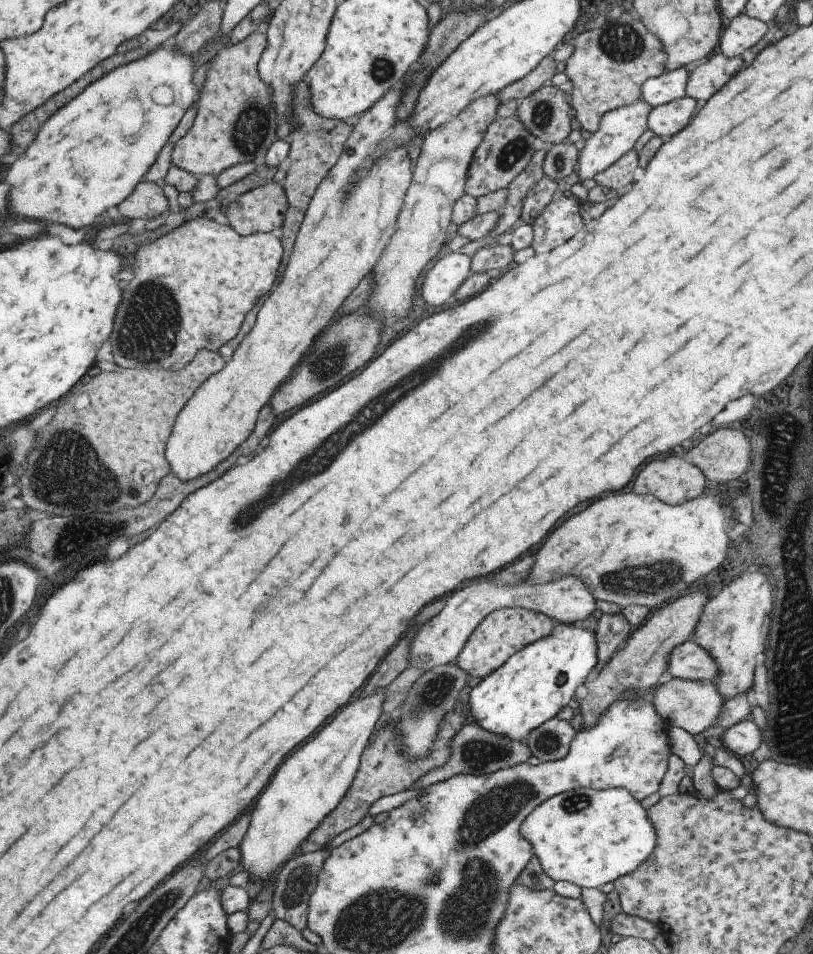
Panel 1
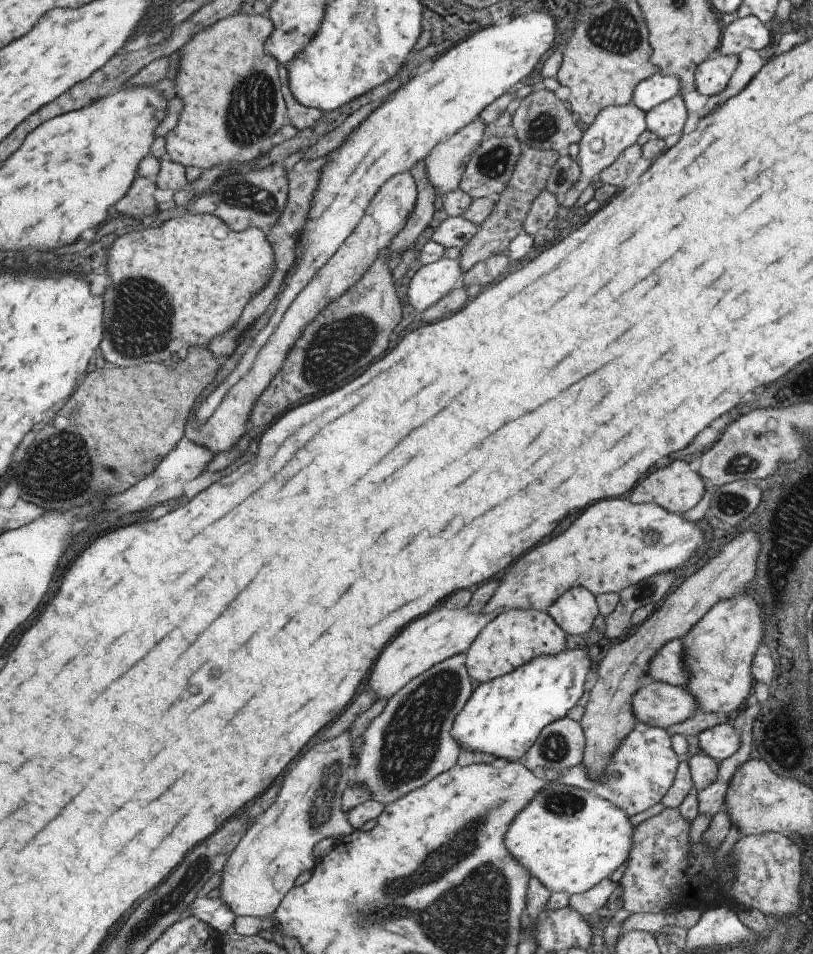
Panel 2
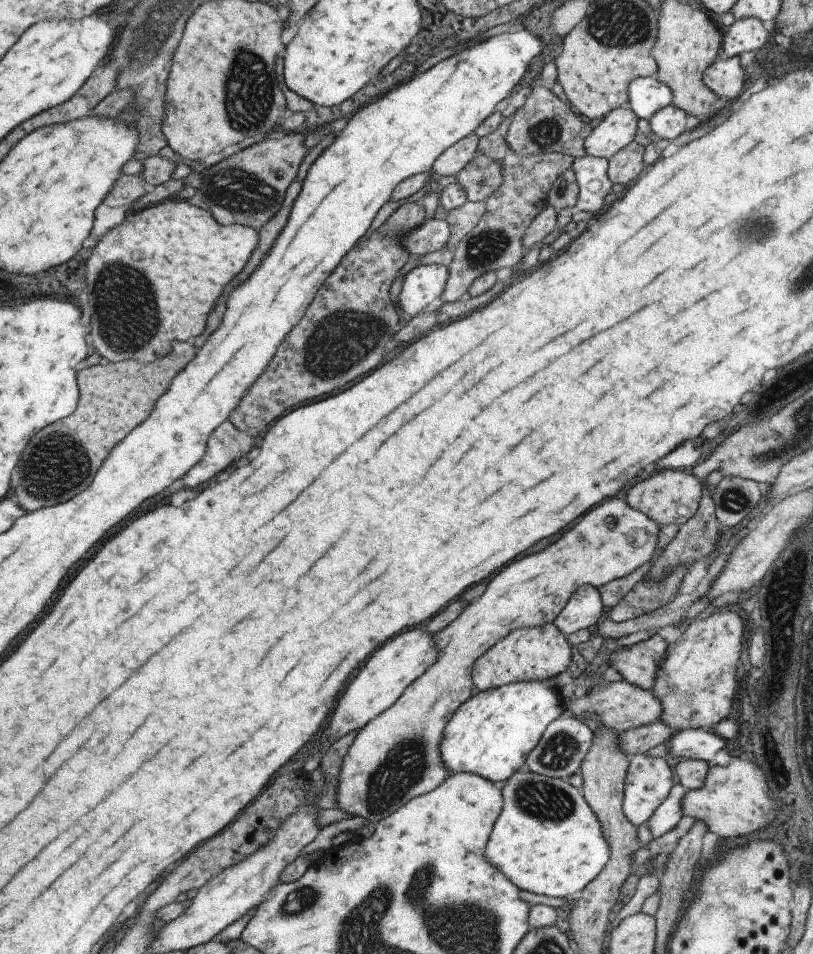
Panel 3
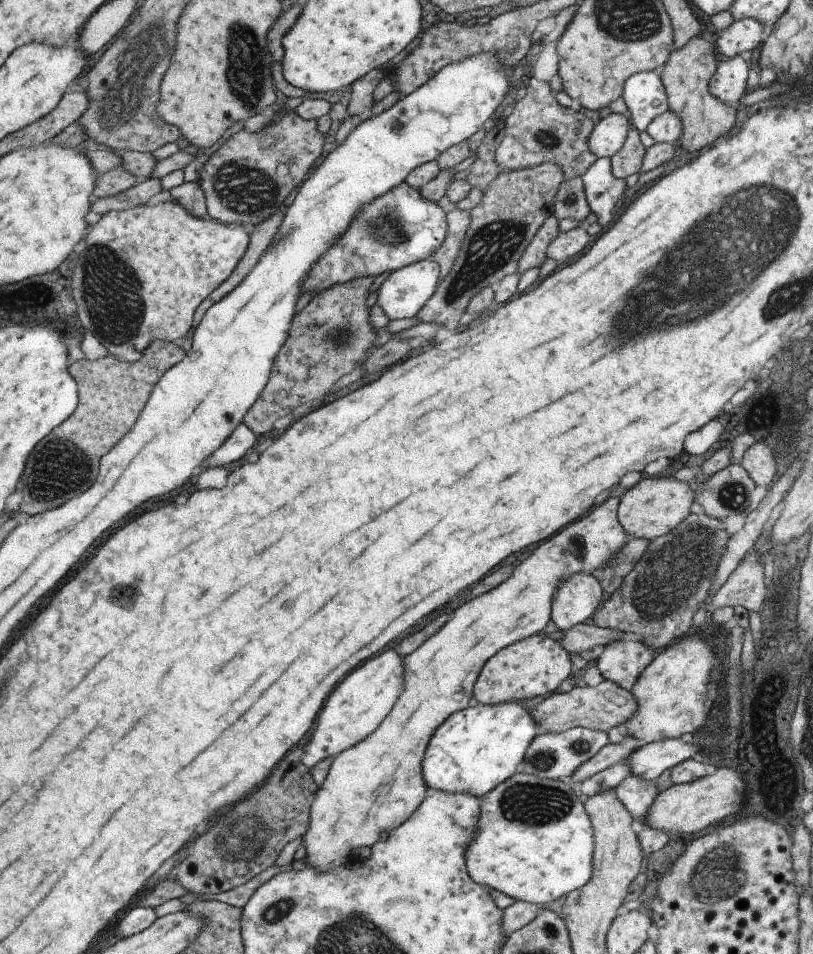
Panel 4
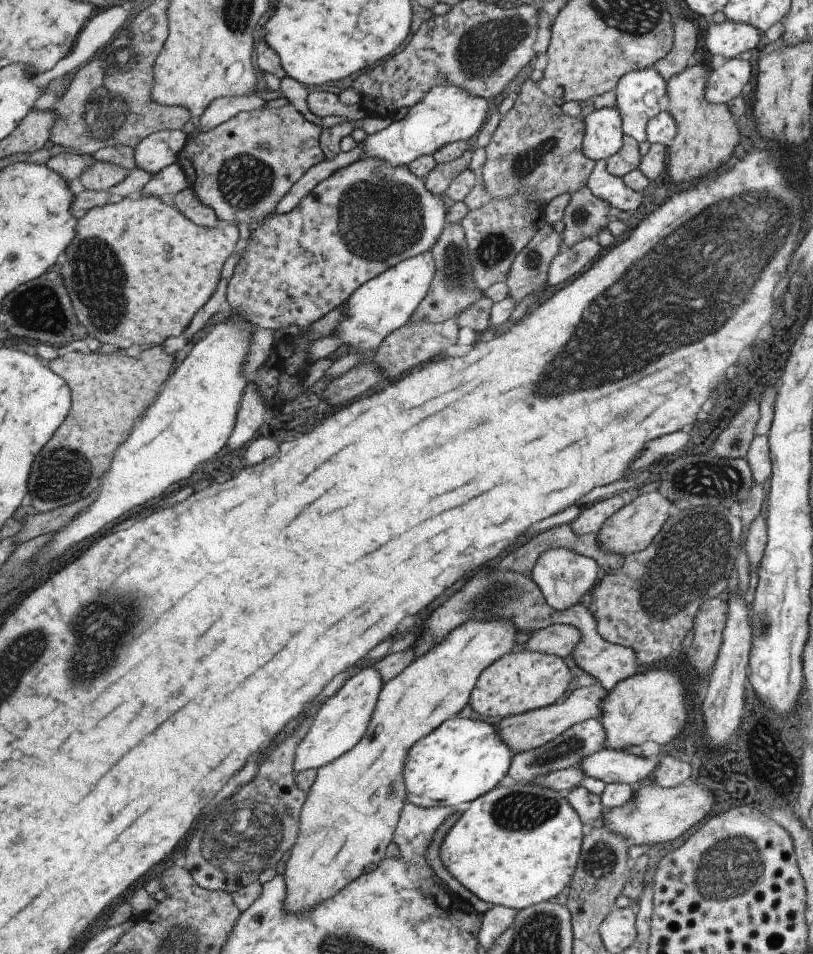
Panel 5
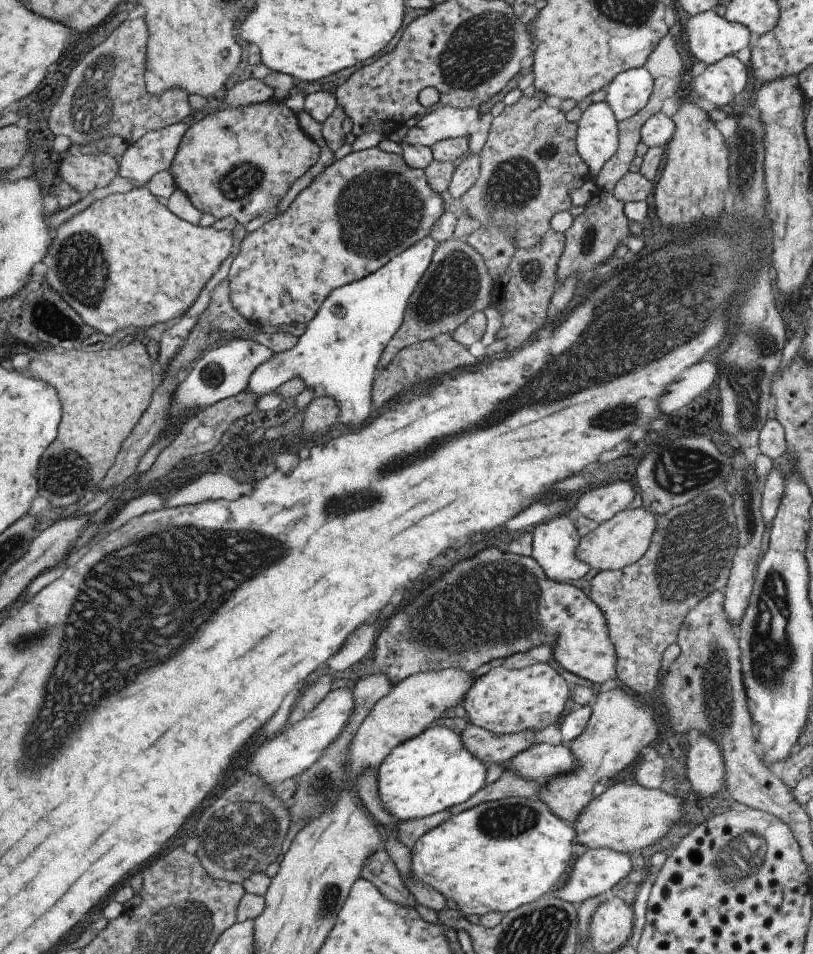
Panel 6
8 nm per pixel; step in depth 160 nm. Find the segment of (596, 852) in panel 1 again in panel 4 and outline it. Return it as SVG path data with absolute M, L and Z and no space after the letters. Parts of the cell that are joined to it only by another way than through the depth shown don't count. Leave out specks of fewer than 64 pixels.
M515 772L479 798L479 802L476 833L464 850L465 870L472 881L499 890L513 900L540 906L578 889L589 880L592 875L592 826L584 805L567 784Z

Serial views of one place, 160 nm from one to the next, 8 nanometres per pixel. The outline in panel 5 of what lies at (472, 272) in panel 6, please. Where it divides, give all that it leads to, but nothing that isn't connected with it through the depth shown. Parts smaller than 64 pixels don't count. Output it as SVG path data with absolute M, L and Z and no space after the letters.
M459 223L445 224L429 251L436 270L423 300L410 316L413 323L442 323L447 319L456 318L464 308L483 296L483 292L476 287L475 281L471 280L469 253Z

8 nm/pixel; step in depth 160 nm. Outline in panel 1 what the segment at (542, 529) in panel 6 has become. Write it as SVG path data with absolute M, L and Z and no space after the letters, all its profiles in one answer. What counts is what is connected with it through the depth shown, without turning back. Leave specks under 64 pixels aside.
M571 576L562 577L543 585L517 584L517 586L495 586L487 578L471 580L465 588L459 592L453 592L447 598L447 604L443 610L419 626L419 630L413 634L409 642L409 654L407 658L408 667L417 669L434 668L446 663L454 663L463 649L469 636L476 630L476 627L491 612L496 609L507 609L522 607L547 616L554 623L574 625L590 616L595 607L593 596L585 589L581 580Z

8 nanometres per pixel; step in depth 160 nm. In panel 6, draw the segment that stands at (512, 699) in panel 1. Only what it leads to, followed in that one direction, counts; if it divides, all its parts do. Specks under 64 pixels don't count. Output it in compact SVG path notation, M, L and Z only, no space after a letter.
M433 726L421 731L416 737L401 743L384 756L376 768L376 791L384 811L397 821L408 821L447 810L465 802L484 785L485 767L462 744L453 730Z

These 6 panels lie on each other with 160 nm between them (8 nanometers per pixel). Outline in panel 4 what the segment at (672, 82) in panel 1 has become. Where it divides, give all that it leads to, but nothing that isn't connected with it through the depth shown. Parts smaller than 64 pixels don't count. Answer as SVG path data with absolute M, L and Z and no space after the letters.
M639 71L625 80L621 100L629 110L629 128L646 130L652 118L668 110L666 94L658 71Z

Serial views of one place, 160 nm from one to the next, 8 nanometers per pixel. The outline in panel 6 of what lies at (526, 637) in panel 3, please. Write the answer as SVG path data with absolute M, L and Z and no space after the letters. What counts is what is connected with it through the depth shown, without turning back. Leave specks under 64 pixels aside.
M537 663L522 669L497 666L489 670L472 682L460 704L472 725L504 735L547 728L563 712L567 698L569 689L563 678L546 663Z

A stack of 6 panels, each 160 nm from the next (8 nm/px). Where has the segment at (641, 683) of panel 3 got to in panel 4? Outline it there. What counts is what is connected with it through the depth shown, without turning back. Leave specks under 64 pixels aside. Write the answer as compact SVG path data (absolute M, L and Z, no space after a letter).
M617 639L603 647L603 650L595 659L596 667L605 681L612 682L619 688L629 691L635 679L651 662L654 654L641 641Z

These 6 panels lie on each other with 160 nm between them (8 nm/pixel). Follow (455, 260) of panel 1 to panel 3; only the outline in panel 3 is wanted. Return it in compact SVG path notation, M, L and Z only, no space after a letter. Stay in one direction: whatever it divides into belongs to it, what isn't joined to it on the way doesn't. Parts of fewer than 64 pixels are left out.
M436 263L420 265L402 277L397 304L407 316L413 317L437 303L448 279L448 269Z

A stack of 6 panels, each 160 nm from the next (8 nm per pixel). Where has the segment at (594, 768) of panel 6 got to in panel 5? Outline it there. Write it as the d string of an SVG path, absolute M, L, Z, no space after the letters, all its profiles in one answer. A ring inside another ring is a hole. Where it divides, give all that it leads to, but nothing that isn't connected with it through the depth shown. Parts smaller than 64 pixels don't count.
M644 668L610 688L600 709L597 720L604 732L605 749L624 751L627 746L637 746L647 740L665 745L678 734L685 722L683 682L673 672ZM581 785L566 791L569 806L578 814L585 830L595 829L601 822L600 798Z

